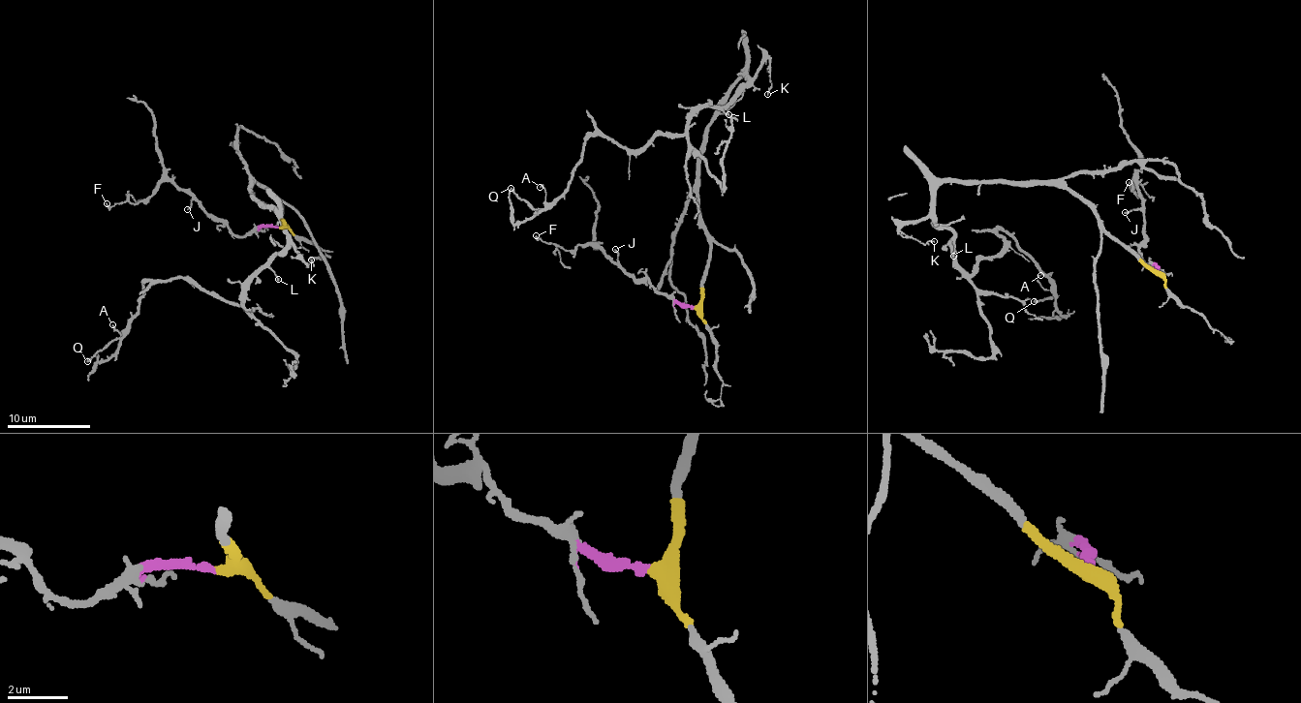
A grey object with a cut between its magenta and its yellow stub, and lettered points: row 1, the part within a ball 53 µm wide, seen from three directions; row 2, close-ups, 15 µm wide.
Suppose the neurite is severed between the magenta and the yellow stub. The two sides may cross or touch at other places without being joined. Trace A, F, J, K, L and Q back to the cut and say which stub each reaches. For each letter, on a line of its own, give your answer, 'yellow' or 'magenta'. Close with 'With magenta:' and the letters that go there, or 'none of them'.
A: yellow
F: magenta
J: magenta
K: yellow
L: yellow
Q: yellow
With magenta: F, J

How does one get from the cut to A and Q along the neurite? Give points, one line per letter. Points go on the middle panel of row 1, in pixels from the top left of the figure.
A: (695, 307), (711, 239), (702, 135), (744, 75), (682, 135), (636, 149), (598, 135), (554, 201), (541, 188)
Q: (695, 307), (711, 239), (702, 135), (744, 75), (682, 135), (636, 149), (590, 137), (553, 203), (510, 188)

